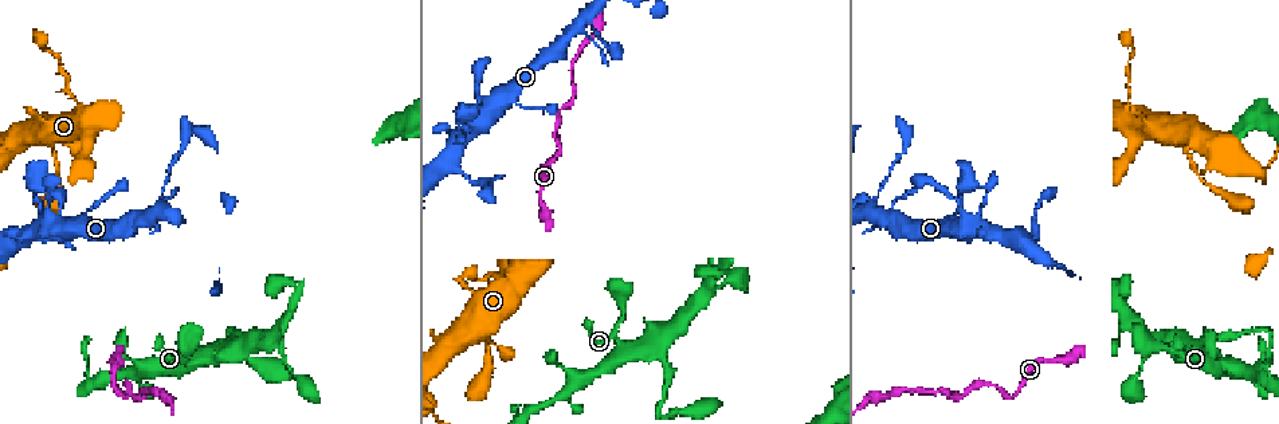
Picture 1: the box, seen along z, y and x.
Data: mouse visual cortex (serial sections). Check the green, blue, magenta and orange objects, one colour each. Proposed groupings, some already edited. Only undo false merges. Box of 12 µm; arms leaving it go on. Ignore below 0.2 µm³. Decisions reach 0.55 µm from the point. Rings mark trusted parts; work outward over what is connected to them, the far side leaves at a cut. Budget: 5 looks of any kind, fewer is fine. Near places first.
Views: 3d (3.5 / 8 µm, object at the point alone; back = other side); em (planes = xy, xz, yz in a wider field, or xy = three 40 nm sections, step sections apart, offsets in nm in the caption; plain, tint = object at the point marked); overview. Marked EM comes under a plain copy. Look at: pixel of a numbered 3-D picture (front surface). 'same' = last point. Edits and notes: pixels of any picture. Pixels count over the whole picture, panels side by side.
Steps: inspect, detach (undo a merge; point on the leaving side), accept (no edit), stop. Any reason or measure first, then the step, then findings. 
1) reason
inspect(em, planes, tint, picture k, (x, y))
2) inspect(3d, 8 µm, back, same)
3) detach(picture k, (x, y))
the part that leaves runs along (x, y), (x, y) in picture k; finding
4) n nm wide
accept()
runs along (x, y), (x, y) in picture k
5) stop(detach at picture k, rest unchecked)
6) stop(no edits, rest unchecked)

sharp bend
inspect(3d, 3.5 µm, picture 1, (556, 153))

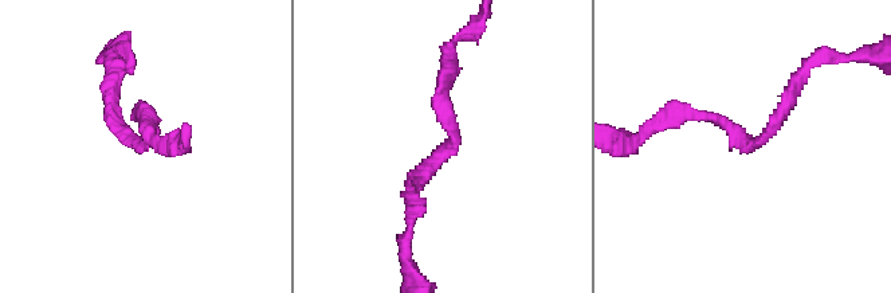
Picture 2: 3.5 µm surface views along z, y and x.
shape alone is not enough
inspect(em, xy, step 1, tint, picture 2, (441, 154))

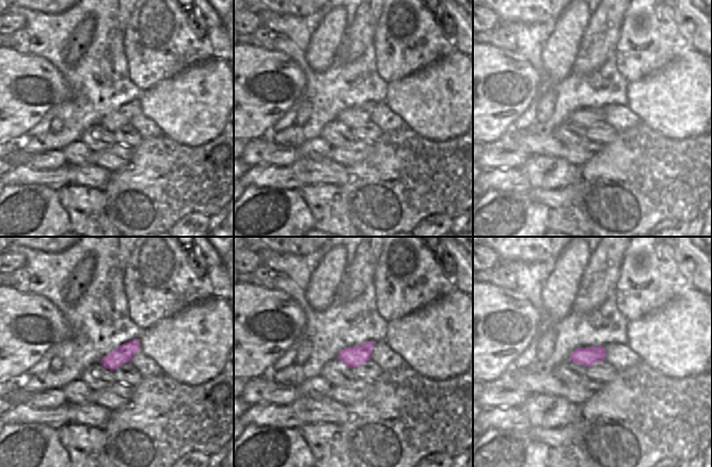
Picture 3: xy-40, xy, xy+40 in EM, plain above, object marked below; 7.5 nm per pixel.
accept()
runs along (796, 85), (757, 143), (710, 114), (679, 114) in picture 2; continuous, no second cell

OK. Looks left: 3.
sudden change in width
inspect(3d, 3.5 µm, back, picture 1, (219, 349))

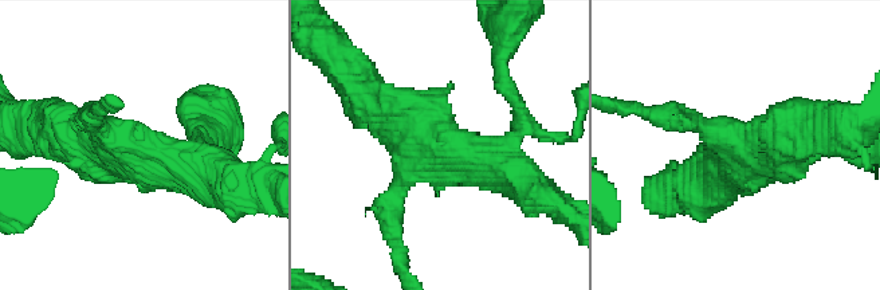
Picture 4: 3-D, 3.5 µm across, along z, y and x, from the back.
shape alone is not enough
inspect(em, xy, step 2, tint, picture 4, (744, 163))

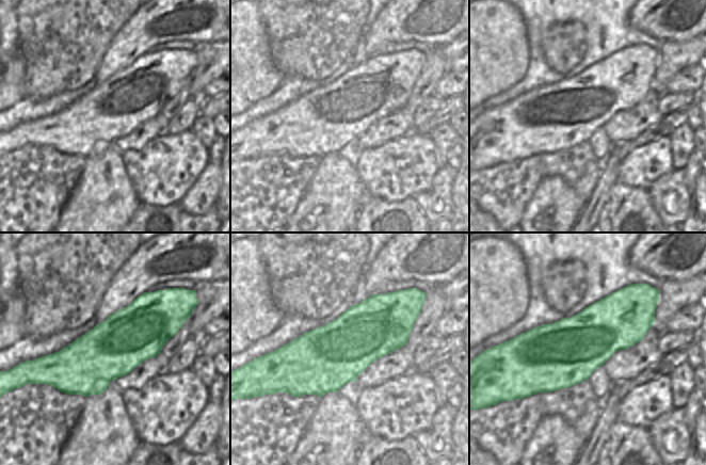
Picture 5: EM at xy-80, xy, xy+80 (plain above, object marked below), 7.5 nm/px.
inspect(em, xy, step 1, tint, same)

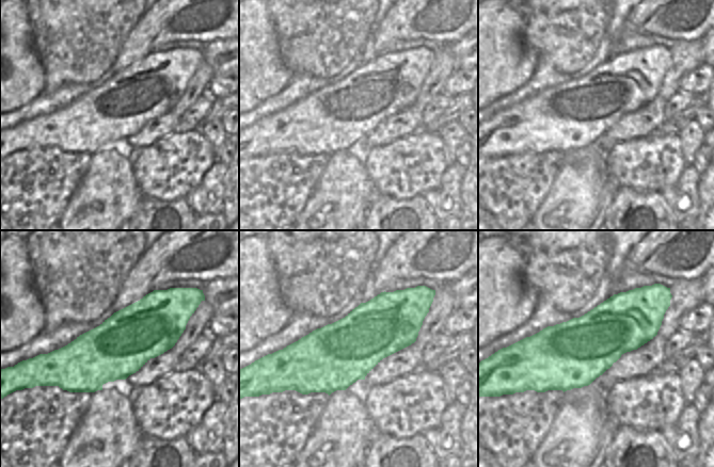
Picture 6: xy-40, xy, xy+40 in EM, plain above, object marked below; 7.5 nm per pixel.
480 nm wide
accept()
runs along (208, 183), (69, 138) in picture 4; all the same cell

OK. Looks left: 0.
stop(no edits, rest unchecked)

